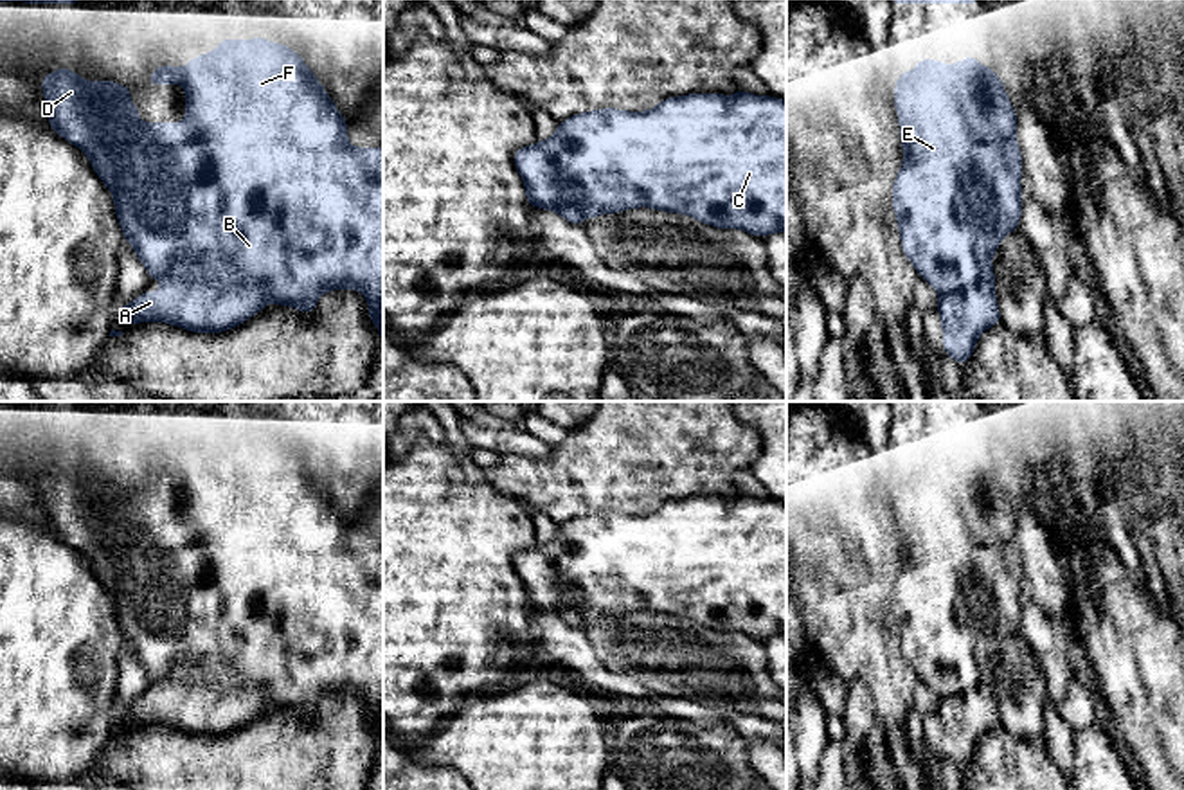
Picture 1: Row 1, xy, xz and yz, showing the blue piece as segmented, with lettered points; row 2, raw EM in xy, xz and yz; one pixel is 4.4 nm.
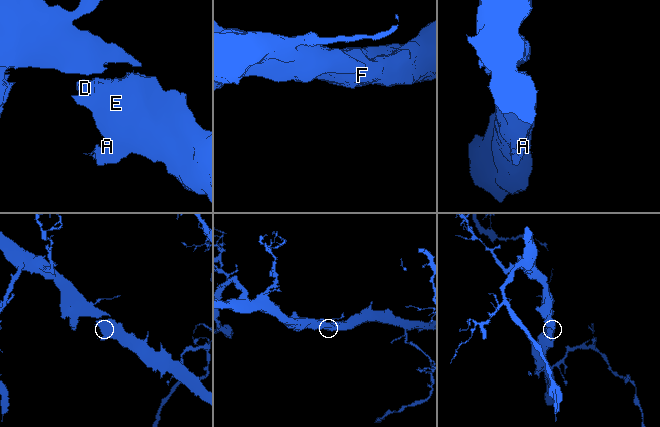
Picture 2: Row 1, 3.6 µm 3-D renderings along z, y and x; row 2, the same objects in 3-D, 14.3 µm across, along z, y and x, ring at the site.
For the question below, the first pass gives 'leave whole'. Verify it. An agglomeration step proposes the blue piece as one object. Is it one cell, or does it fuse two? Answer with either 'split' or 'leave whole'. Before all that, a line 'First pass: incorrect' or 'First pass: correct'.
First pass: incorrect
split

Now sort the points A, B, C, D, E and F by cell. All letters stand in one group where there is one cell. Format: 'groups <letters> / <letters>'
groups A / B C D E F

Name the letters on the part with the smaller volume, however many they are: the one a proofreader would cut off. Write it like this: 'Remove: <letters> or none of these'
Remove: A

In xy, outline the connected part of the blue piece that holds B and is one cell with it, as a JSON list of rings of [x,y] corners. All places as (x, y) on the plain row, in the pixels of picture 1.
[[[263,439],[256,443],[223,443],[218,452],[189,468],[162,468],[149,477],[148,488],[182,486],[185,493],[184,525],[137,525],[140,511],[130,502],[130,489],[113,484],[90,486],[70,471],[52,473],[43,479],[41,493],[47,504],[49,527],[52,534],[77,549],[88,560],[92,572],[110,592],[115,605],[115,617],[124,644],[128,644],[153,684],[173,677],[184,664],[196,666],[212,662],[216,684],[227,687],[259,689],[265,707],[283,707],[311,716],[320,698],[329,693],[358,693],[369,705],[369,722],[381,734],[380,756],[383,758],[383,551],[354,551],[347,545],[347,524],[340,518],[327,495],[322,491],[306,464],[284,446],[270,446]]]

